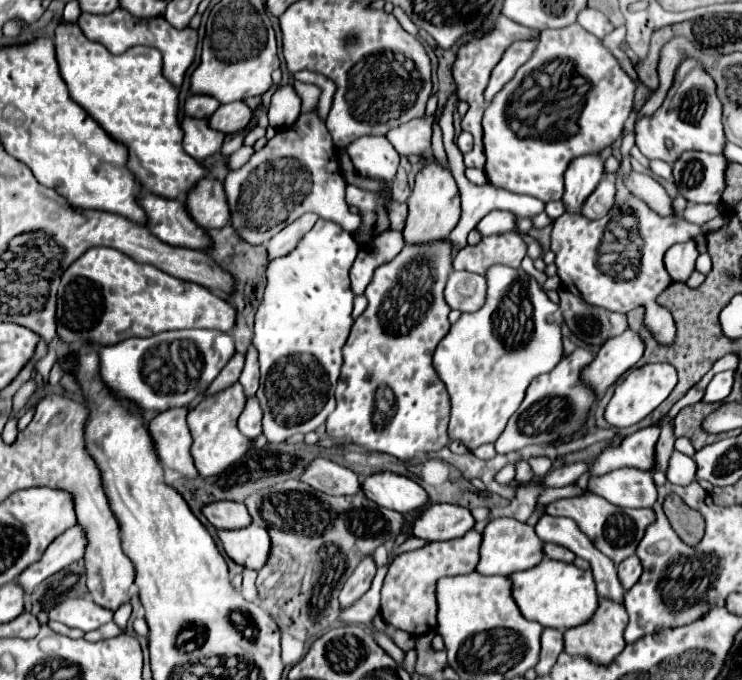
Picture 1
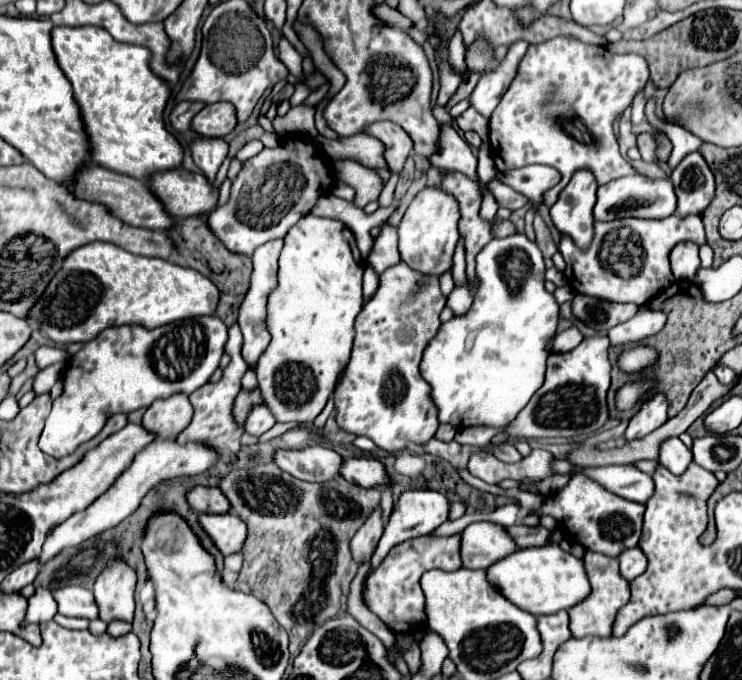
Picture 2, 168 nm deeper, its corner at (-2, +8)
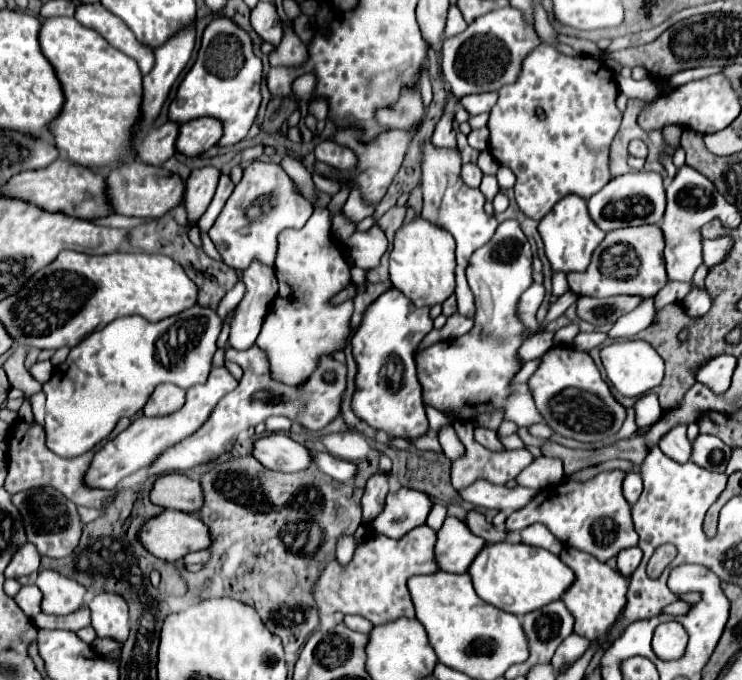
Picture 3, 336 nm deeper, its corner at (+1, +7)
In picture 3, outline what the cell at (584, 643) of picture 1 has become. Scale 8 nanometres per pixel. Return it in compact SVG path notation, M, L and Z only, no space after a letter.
M565 547L559 557L569 569L573 569L577 577L573 587L563 595L563 603L575 617L575 633L581 637L587 637L589 641L601 639L607 633L607 629L615 623L621 609L625 607L627 579L621 577L615 569L611 569L607 563L601 563L593 555L585 551L577 551L573 547Z

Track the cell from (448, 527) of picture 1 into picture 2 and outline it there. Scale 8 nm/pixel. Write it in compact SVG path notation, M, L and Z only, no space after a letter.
M408 490L408 492L402 492L392 514L390 514L390 520L384 528L384 534L372 554L372 568L376 568L384 556L390 552L392 546L404 542L404 540L412 540L412 538L418 538L418 536L426 536L430 534L432 530L436 530L442 522L446 522L448 518L448 500L446 496L442 496L440 492L434 492L434 490Z

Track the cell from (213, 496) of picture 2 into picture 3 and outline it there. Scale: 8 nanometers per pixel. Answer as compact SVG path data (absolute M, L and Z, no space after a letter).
M181 473L161 475L151 491L153 503L185 513L199 513L203 507L201 483Z

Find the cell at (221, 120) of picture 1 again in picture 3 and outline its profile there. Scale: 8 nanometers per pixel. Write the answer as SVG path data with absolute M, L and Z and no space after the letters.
M199 117L191 119L181 125L177 137L177 151L193 157L201 155L223 137L223 125L219 119L213 117Z

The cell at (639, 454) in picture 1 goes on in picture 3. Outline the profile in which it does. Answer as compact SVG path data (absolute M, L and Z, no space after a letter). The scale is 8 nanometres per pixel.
M645 393L643 397L637 399L637 403L633 407L635 407L635 423L639 429L655 425L663 415L663 409L661 409L655 393Z

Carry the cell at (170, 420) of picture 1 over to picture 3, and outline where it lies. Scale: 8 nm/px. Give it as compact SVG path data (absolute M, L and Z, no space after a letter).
M157 385L157 391L149 397L147 405L143 407L143 415L147 417L165 417L171 415L173 411L179 411L181 405L185 403L185 391L177 385Z

